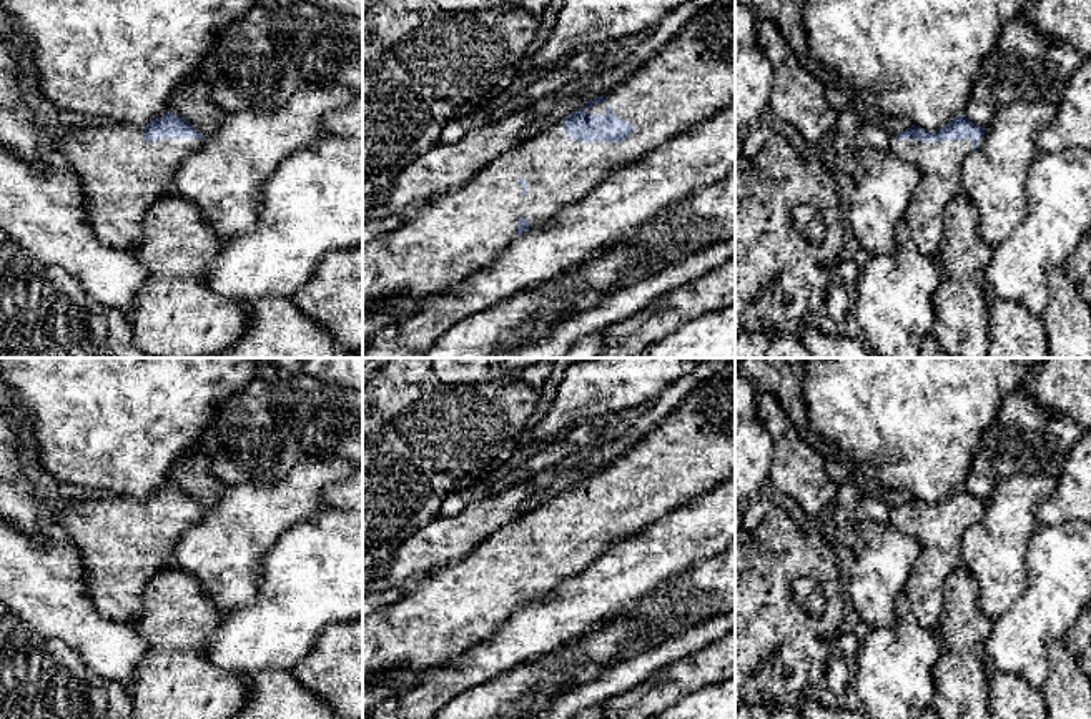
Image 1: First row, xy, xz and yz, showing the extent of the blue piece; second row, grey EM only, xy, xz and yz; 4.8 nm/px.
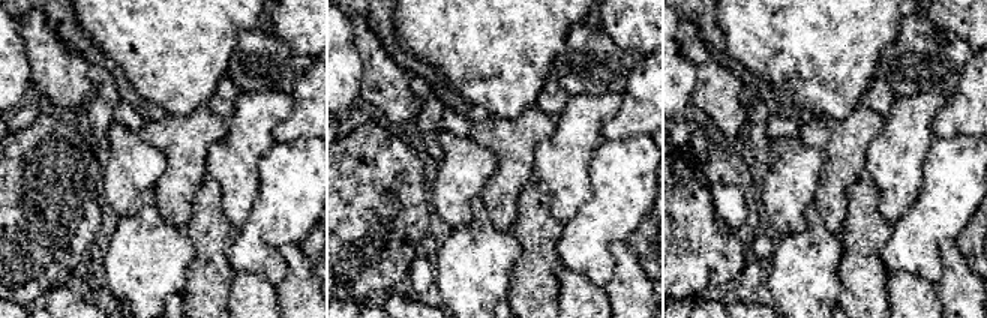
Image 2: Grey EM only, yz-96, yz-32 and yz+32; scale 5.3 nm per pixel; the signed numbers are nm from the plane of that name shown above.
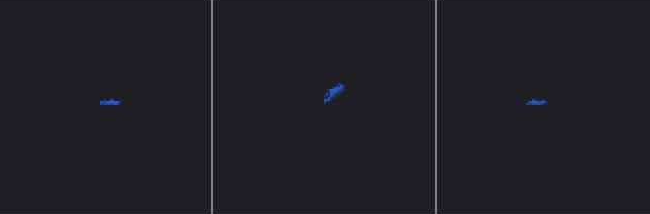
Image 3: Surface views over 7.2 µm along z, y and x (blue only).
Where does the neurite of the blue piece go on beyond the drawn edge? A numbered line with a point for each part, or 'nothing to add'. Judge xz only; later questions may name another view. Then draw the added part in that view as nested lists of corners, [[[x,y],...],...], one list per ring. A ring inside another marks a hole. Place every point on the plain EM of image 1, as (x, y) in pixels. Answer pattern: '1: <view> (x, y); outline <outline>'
1: xz (692, 450); outline [[[735,360],[695,386],[660,424],[609,464],[604,474],[585,483],[585,486],[605,486],[605,481],[610,479],[614,488],[634,498],[635,503],[629,506],[625,514],[575,514],[564,504],[564,496],[560,494],[492,533],[487,541],[479,544],[464,559],[417,579],[401,601],[364,617],[363,684],[369,676],[381,672],[388,672],[389,676],[396,672],[414,672],[422,677],[439,666],[452,662],[466,649],[492,636],[517,611],[517,593],[521,588],[531,598],[550,593],[562,581],[587,568],[612,541],[637,533],[690,498],[728,479],[733,471]]]

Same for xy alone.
1: xy (122, 548); outline [[[95,496],[78,503],[60,503],[48,508],[48,519],[63,528],[78,549],[86,569],[86,586],[93,606],[120,622],[133,622],[143,612],[146,583],[165,566],[171,566],[171,549],[180,536],[203,518],[203,511],[145,513],[145,499]]]

